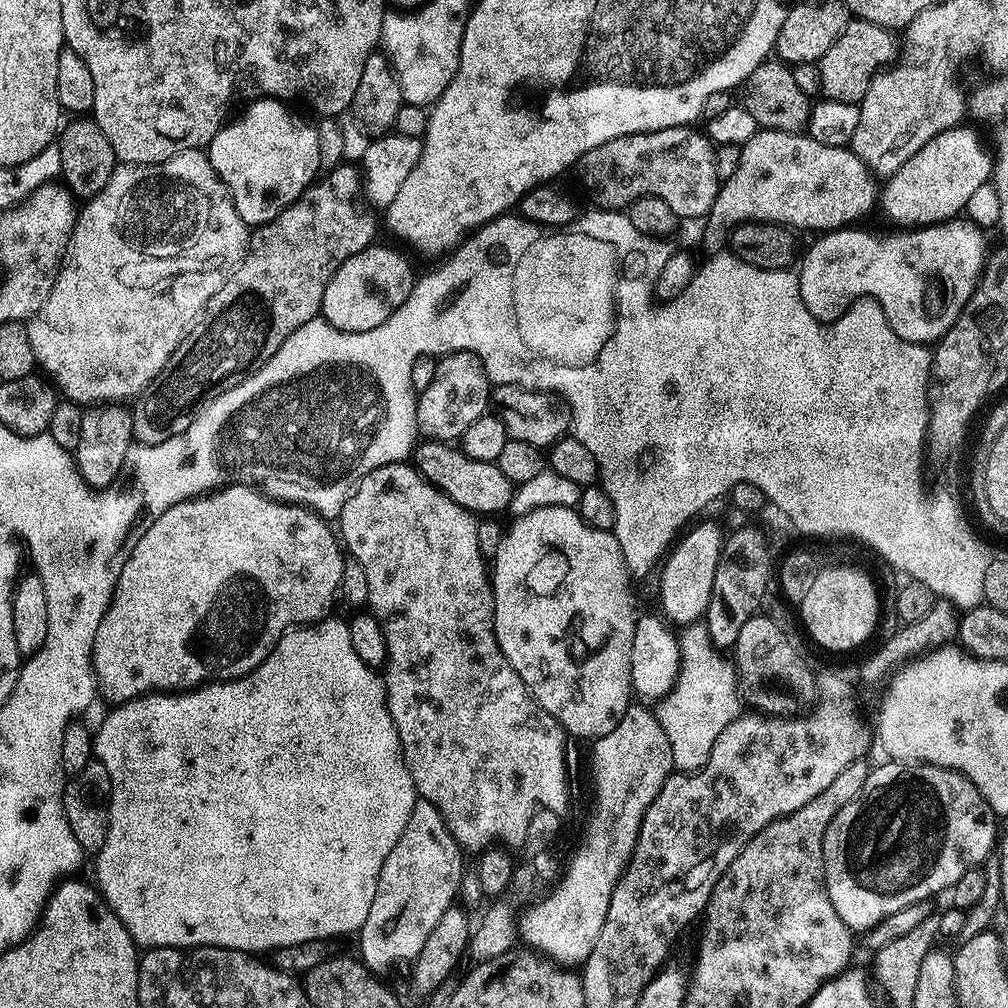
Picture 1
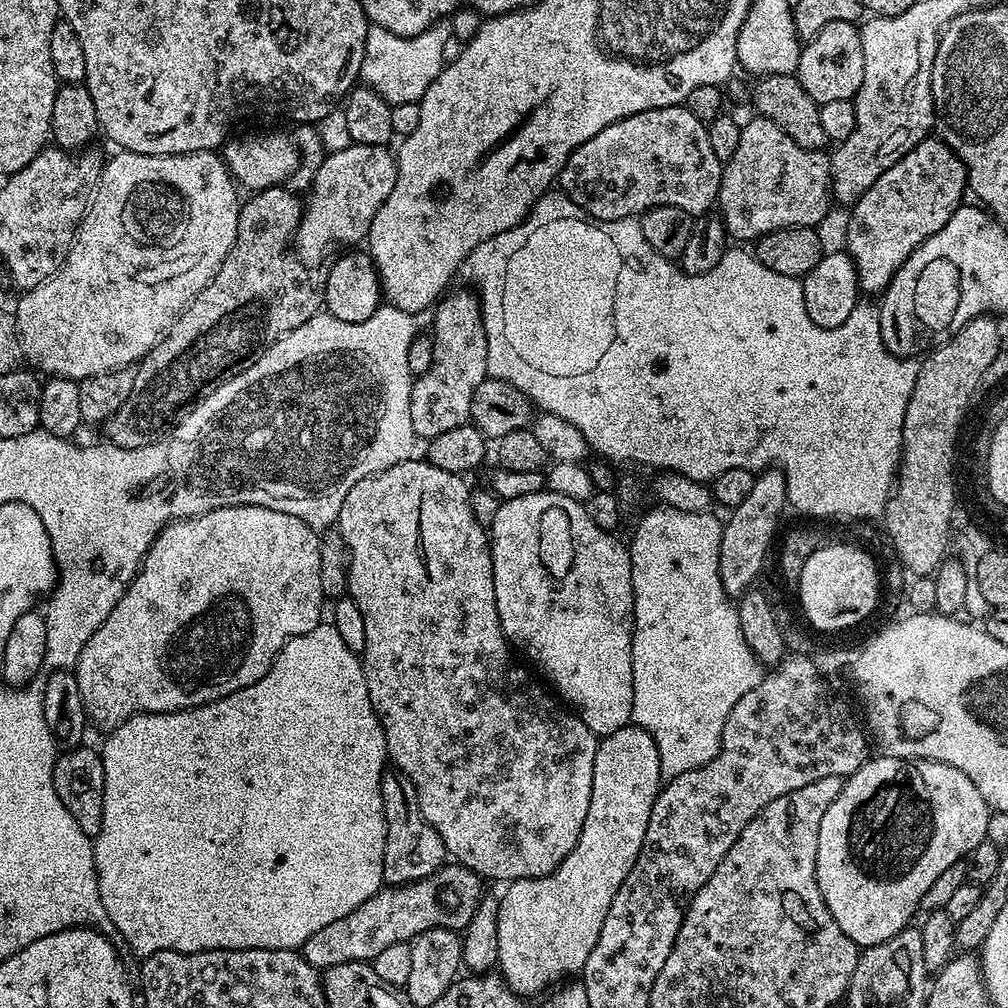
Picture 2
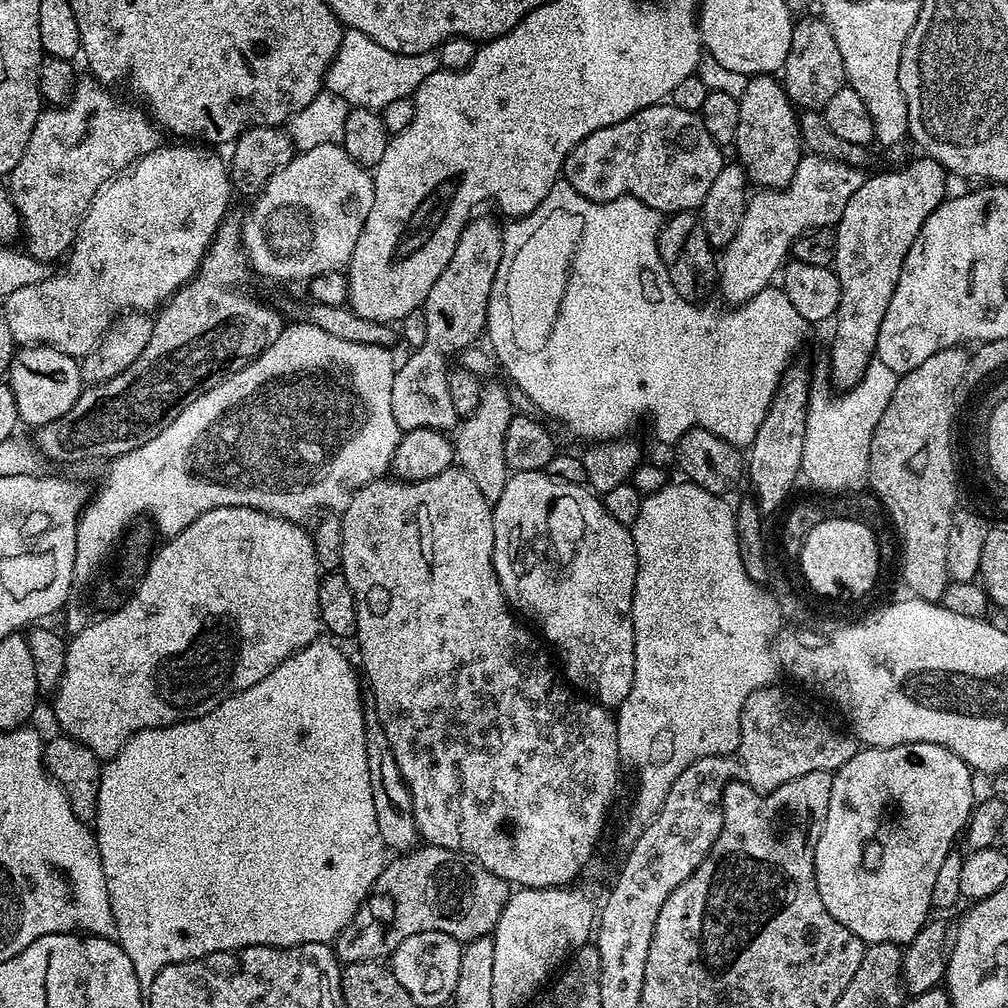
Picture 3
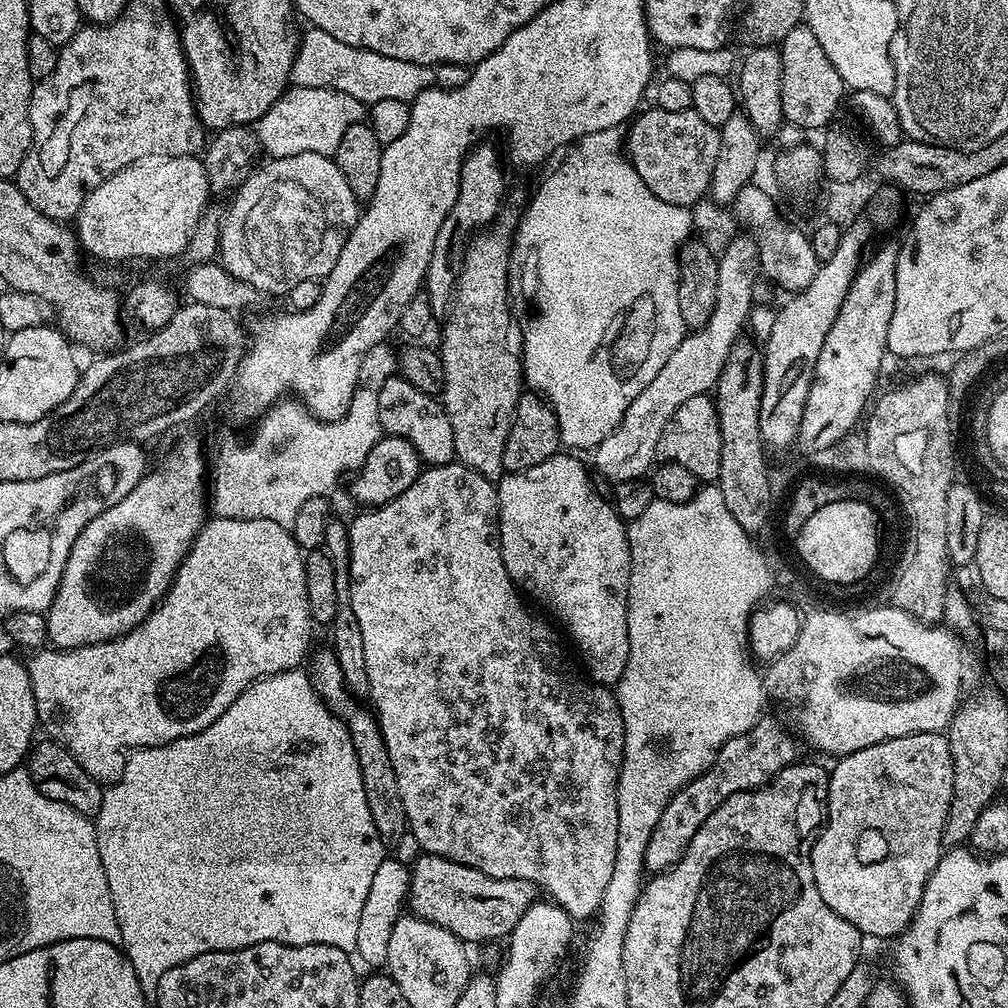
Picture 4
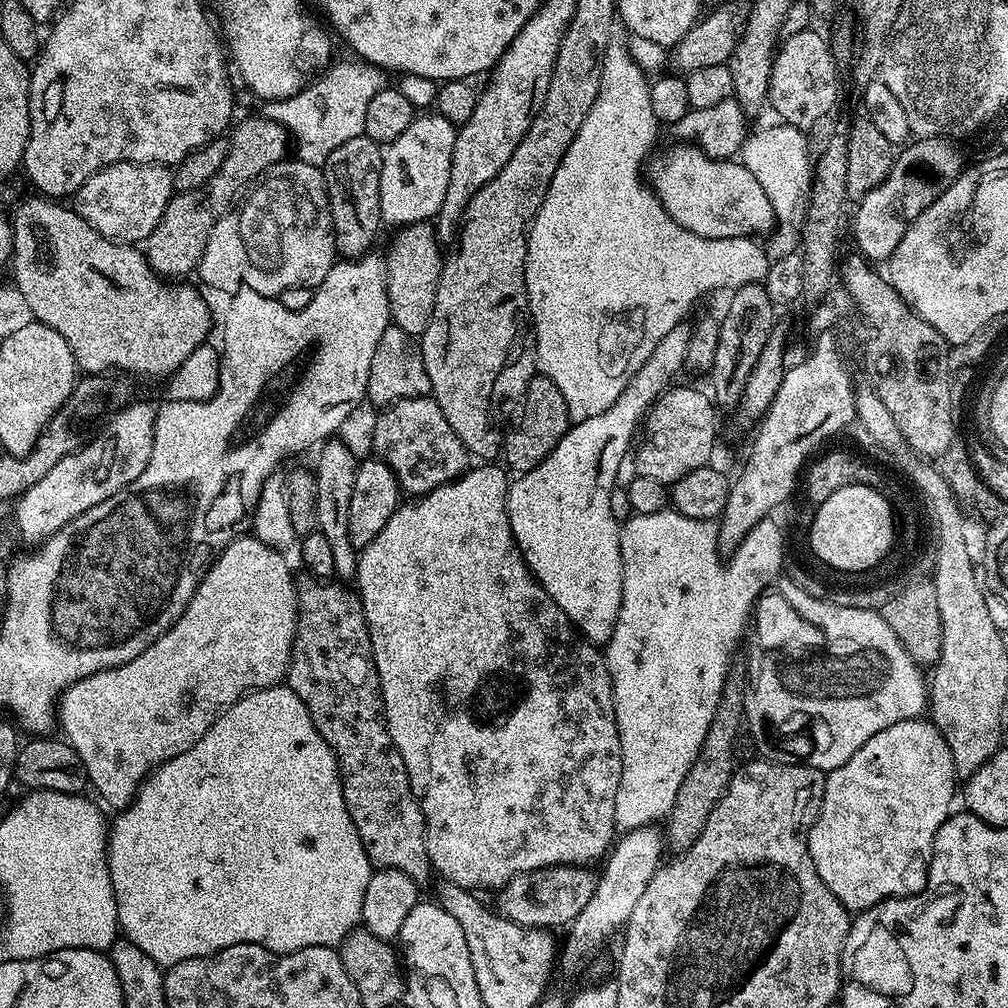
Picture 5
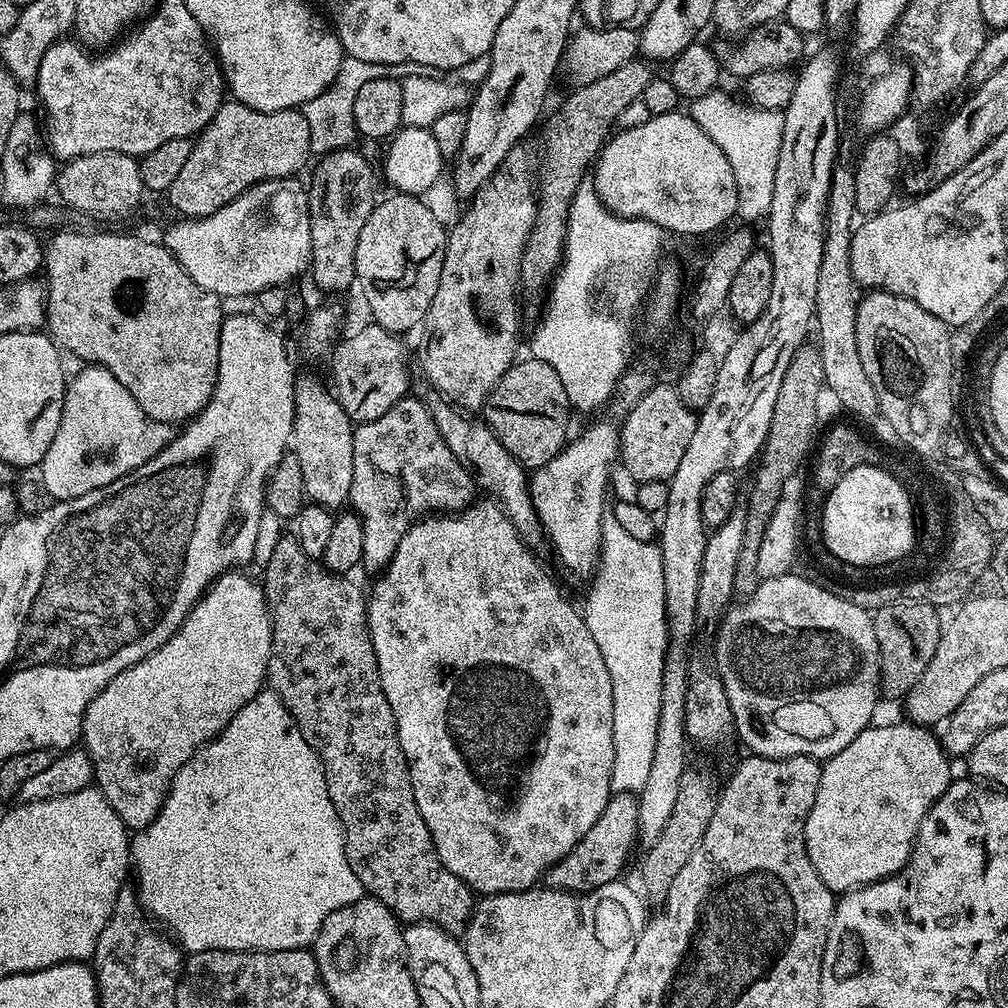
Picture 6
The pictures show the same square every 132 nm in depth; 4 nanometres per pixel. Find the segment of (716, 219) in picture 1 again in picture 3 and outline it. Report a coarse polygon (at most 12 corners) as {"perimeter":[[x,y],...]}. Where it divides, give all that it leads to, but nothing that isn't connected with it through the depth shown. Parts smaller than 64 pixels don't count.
{"perimeter":[[775,75],[738,97],[734,151],[753,185],[785,188],[802,155]]}

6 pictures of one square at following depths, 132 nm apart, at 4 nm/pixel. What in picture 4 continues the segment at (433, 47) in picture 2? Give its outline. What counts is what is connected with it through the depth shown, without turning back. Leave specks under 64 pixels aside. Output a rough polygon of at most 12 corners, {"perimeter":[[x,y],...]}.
{"perimeter":[[303,33],[297,88],[345,91],[365,106],[411,102],[435,67]]}

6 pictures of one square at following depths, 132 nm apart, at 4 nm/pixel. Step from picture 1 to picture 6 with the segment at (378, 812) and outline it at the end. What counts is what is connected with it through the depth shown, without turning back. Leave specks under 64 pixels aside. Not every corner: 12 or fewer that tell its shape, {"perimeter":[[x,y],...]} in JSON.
{"perimeter":[[262,690],[130,844],[185,953],[307,949],[365,896]]}

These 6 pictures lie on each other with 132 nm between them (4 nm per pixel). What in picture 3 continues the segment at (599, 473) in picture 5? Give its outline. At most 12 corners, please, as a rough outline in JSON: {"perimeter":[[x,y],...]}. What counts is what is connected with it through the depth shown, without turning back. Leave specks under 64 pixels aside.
{"perimeter":[[512,472],[500,588],[609,710],[634,684],[631,531]]}

